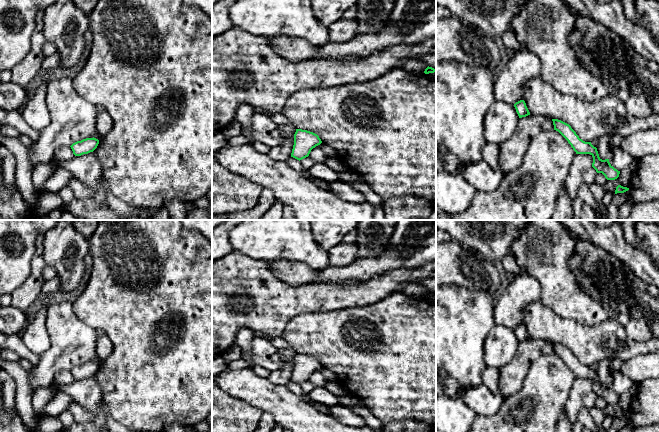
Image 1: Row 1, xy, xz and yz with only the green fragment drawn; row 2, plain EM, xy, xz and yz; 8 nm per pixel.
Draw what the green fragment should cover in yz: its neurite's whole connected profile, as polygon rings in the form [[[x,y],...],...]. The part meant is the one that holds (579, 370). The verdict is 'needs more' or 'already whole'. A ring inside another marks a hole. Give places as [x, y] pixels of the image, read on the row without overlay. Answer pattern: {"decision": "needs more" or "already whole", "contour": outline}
{"decision": "already whole", "contour": [[[552,343],[552,345],[554,354],[558,355],[568,365],[576,378],[590,378],[593,381],[592,391],[597,397],[602,397],[607,404],[615,404],[619,401],[620,395],[610,388],[609,383],[602,384],[597,372],[591,366],[580,363],[569,348],[558,343]]]}

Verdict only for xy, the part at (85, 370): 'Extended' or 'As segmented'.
As segmented

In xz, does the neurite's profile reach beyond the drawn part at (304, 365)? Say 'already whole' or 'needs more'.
already whole

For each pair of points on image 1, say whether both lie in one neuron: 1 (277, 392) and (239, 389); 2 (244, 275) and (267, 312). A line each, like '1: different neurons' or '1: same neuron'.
1: same neuron
2: same neuron

